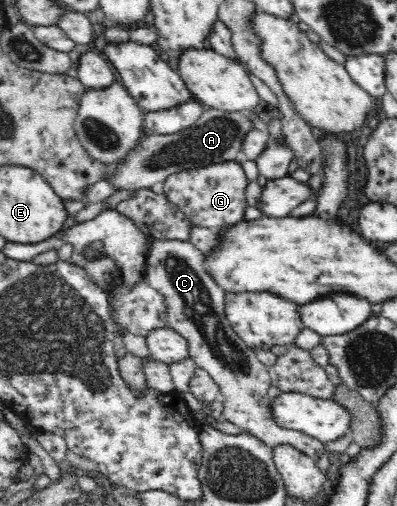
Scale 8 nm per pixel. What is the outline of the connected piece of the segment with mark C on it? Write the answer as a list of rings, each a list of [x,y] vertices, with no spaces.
[[[149,239],[143,275],[150,286],[165,295],[166,302],[169,303],[168,328],[188,340],[189,358],[197,368],[204,369],[219,385],[219,399],[224,407],[222,417],[246,434],[262,441],[267,447],[274,449],[286,445],[298,449],[311,457],[323,472],[328,471],[329,452],[324,448],[325,445],[276,422],[272,412],[273,399],[268,397],[271,385],[269,367],[258,361],[253,349],[227,323],[224,312],[226,291],[216,284],[208,273],[204,254],[197,246],[190,242],[190,239]]]

